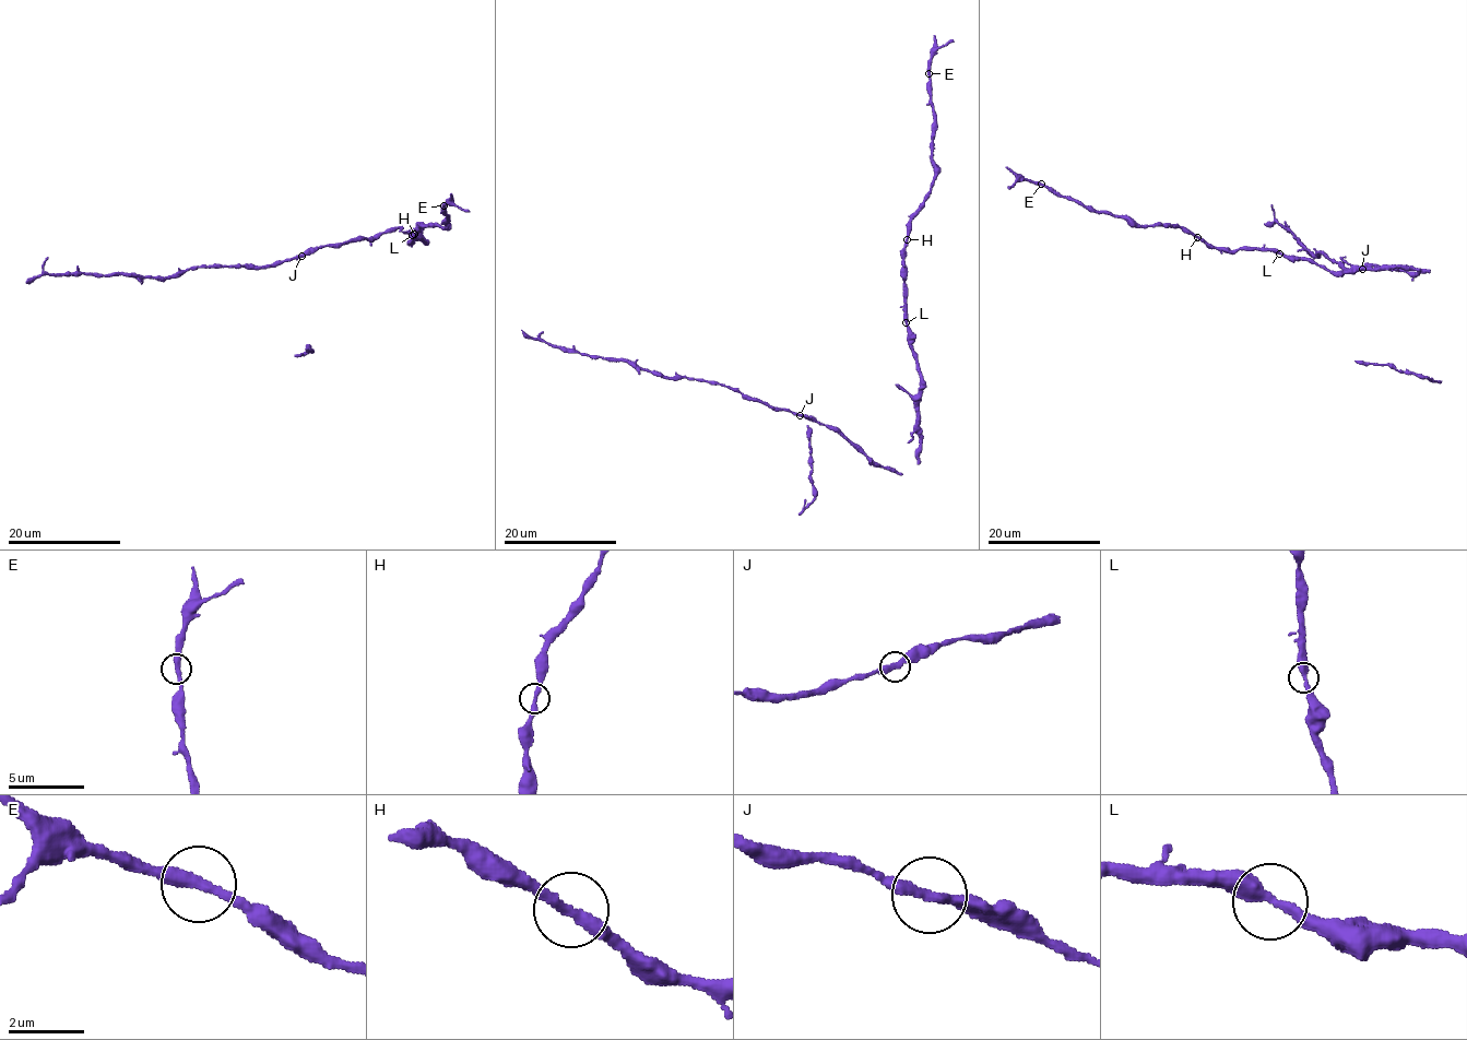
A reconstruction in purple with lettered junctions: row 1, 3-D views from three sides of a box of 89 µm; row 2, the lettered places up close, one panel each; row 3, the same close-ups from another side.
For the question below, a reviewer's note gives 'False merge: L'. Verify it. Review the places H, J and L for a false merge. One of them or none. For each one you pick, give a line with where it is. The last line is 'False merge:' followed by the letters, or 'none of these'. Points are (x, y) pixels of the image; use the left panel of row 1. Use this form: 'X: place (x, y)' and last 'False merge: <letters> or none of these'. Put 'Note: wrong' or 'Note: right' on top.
Note: wrong
False merge: none of these

